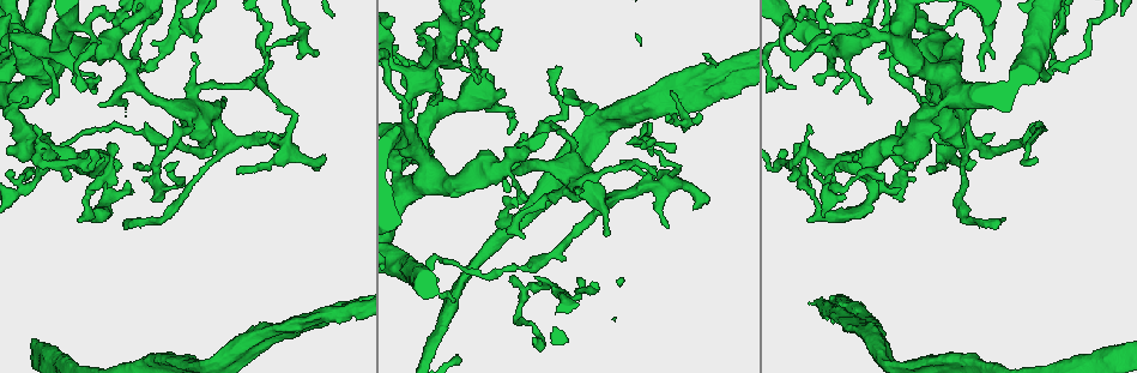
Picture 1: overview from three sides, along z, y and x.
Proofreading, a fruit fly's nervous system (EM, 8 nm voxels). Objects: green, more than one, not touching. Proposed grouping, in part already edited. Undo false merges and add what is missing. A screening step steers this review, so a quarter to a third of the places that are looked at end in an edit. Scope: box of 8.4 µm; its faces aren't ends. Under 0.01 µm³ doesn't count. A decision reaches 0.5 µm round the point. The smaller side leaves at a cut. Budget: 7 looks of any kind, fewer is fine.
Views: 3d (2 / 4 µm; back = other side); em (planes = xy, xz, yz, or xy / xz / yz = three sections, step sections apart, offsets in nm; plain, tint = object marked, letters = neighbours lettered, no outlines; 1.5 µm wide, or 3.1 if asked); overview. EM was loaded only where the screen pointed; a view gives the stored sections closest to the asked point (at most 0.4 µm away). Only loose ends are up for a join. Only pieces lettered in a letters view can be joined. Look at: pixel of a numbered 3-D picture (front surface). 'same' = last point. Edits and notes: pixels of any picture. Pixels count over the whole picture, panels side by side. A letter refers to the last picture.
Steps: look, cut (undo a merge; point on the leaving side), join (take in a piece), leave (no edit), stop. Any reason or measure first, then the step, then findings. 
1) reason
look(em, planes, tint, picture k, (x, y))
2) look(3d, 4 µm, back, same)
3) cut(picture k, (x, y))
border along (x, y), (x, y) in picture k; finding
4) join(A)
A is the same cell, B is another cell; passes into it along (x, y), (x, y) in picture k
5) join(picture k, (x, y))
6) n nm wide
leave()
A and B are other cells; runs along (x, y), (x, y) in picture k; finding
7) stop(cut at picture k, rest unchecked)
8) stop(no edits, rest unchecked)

three arms meet
look(em, xz, step 8, tint, picture 1, (402, 130))

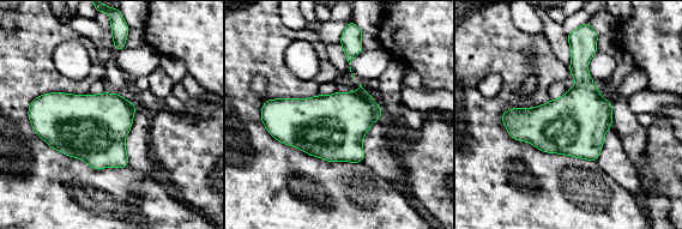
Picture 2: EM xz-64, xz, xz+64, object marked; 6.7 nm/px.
look(em, planes, letters, same)

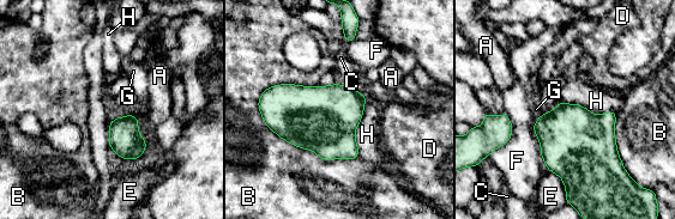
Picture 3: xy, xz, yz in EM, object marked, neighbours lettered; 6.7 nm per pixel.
180 nm wide
leave()
A, B, C, D, E, F, G and H are other cells; border along (367, 101), (355, 129), (357, 157) in picture 3; continuous, no second cell

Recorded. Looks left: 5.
sharp bend
look(em, planes, letters, picture 1, (834, 161))

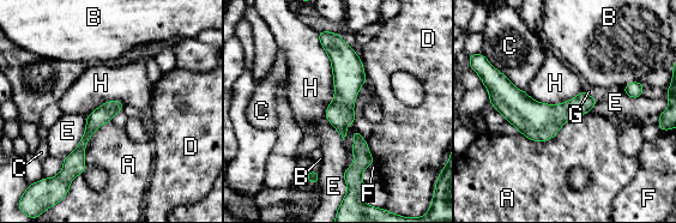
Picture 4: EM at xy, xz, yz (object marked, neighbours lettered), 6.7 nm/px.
120 nm wide
leave()
A, B, C, D, E, F, G and H are other cells; runs along (332, 36), (343, 56), (343, 132) in picture 4; continuous, no second cell

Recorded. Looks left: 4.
branch stops here
look(em, xy, step 4, plain, picture 1, (880, 52))

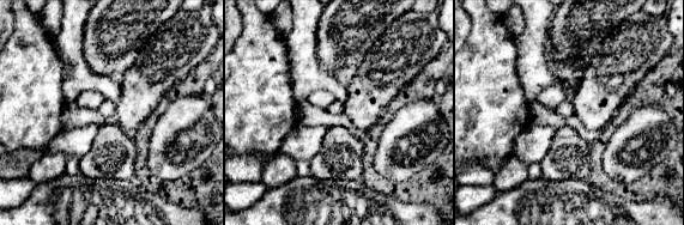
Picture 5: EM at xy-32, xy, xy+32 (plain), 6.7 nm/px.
see the neighbours
look(em, xy, step 4, letters, same)

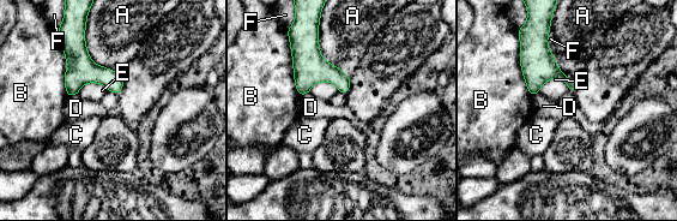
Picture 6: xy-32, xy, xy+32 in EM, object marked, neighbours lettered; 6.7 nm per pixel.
leave()
A, B, C, D, E and F are other cells; runs along (77, 21), (77, 54), (116, 90) in picture 6; none of them fits

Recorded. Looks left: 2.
stop(no edits, rest unchecked)

